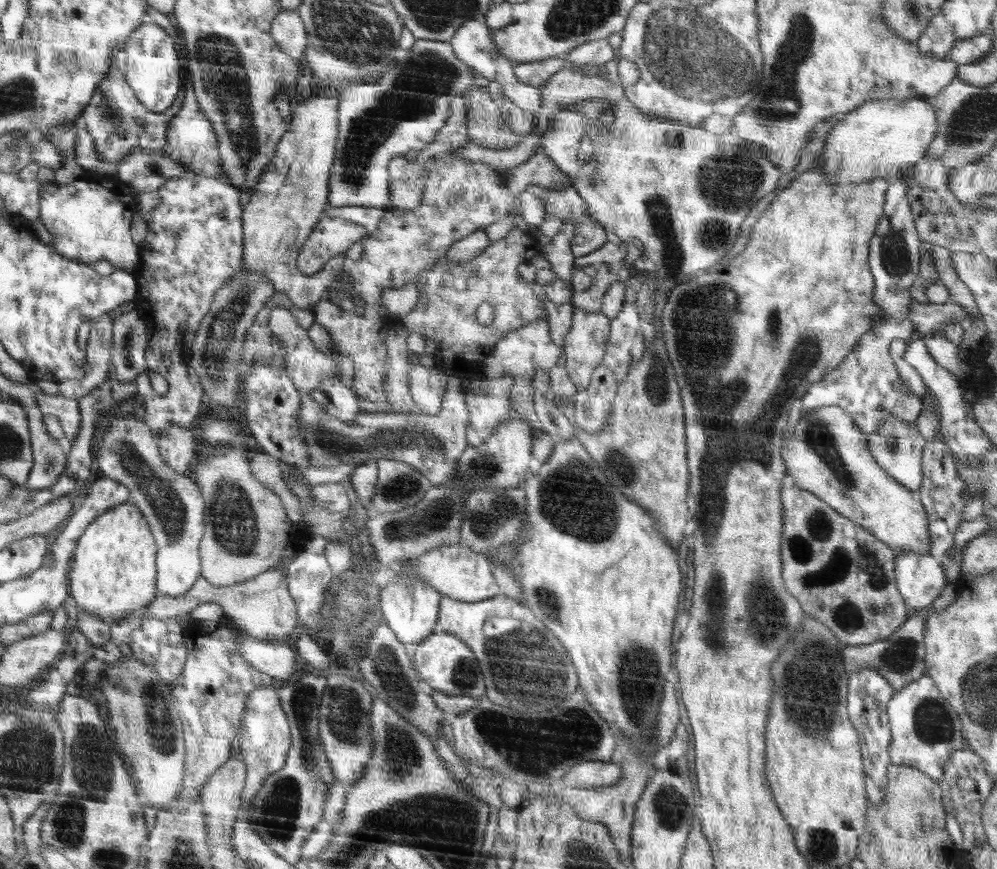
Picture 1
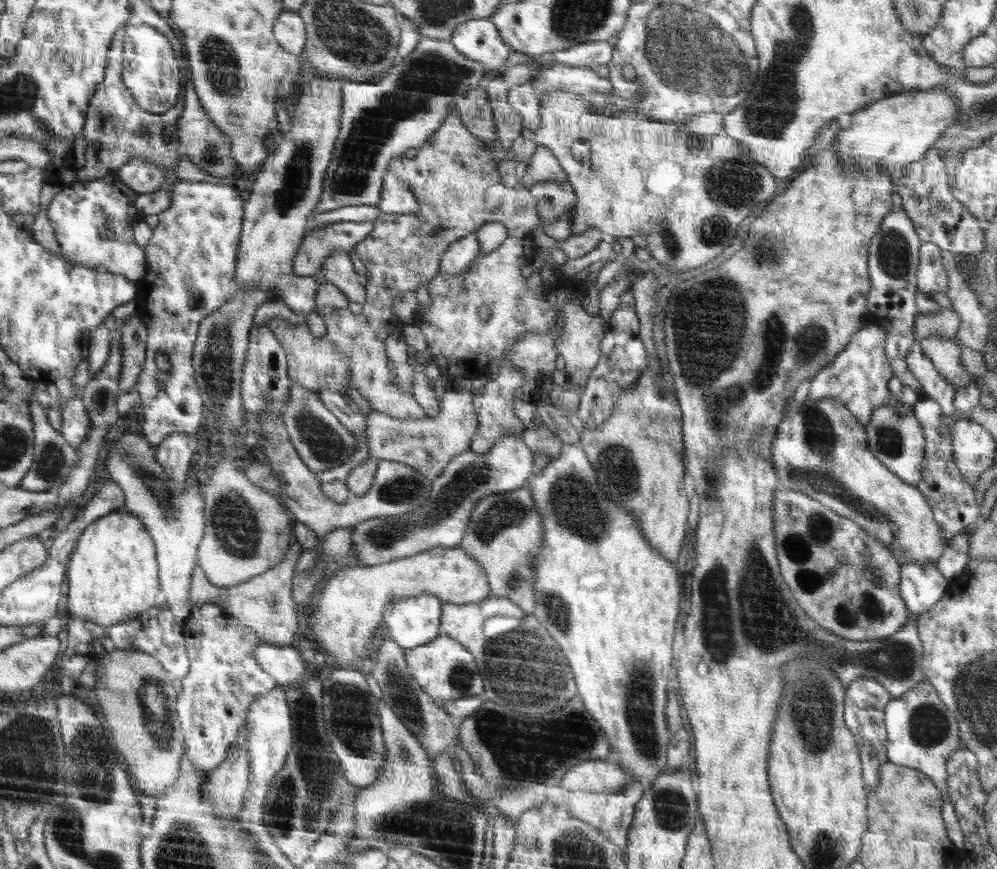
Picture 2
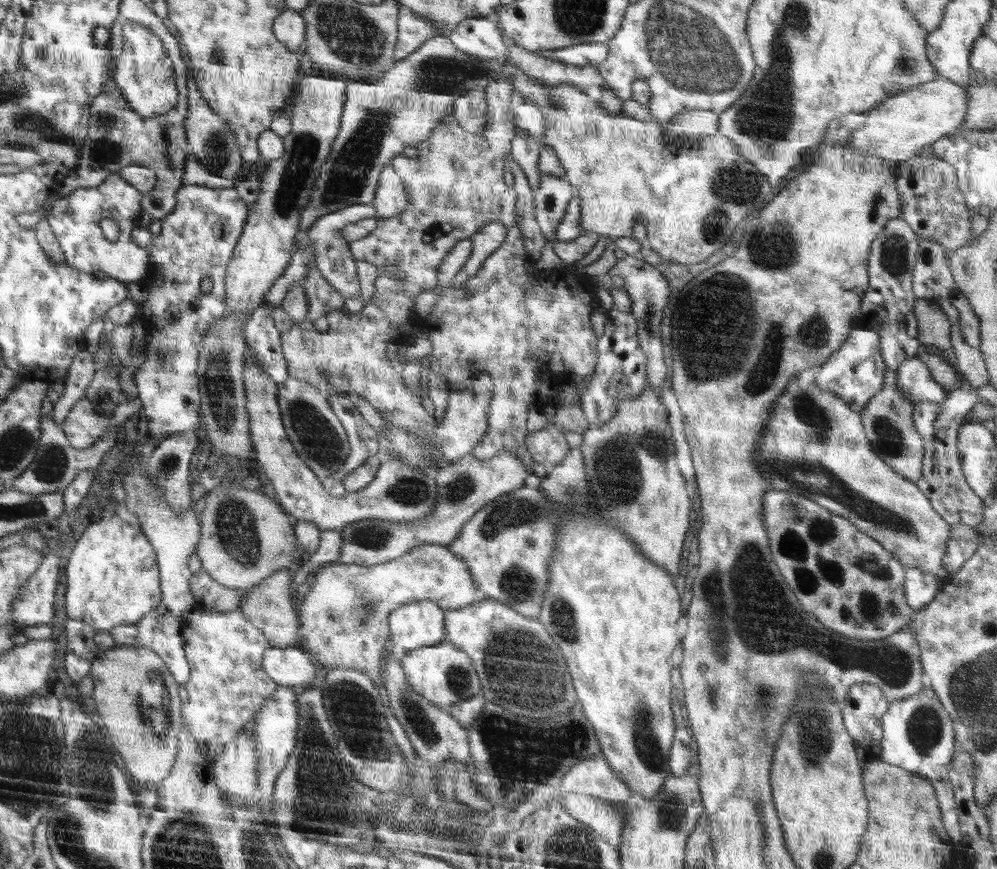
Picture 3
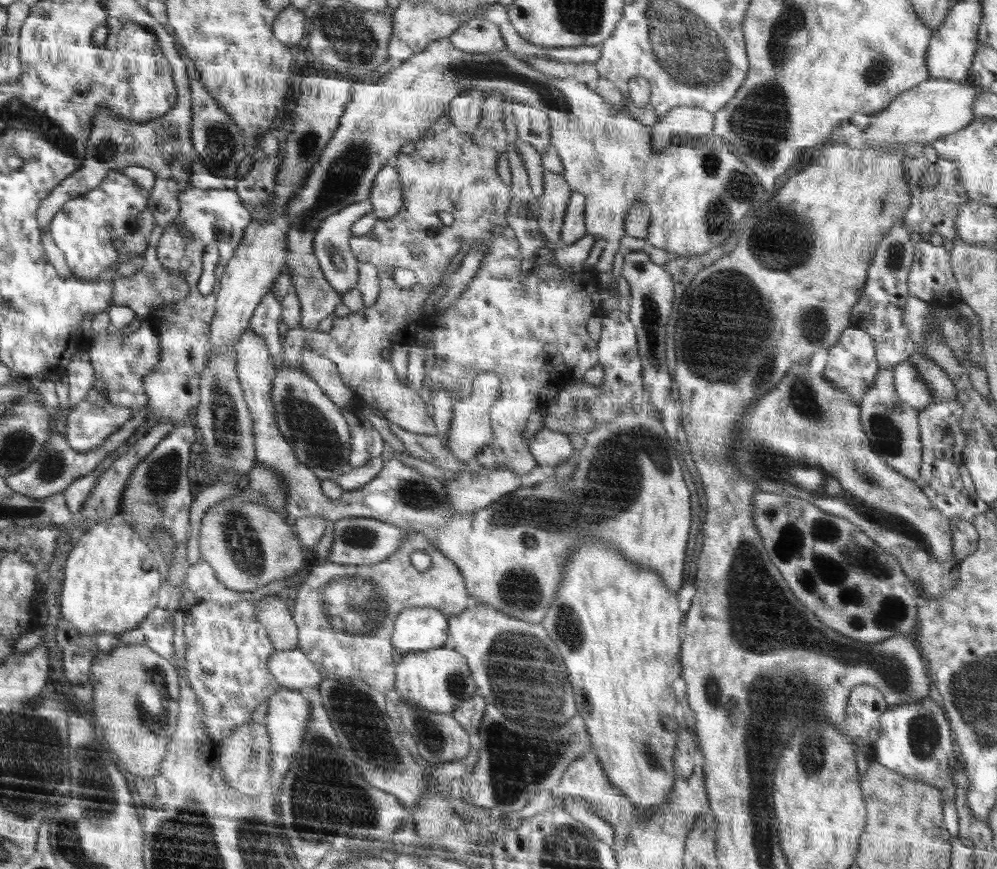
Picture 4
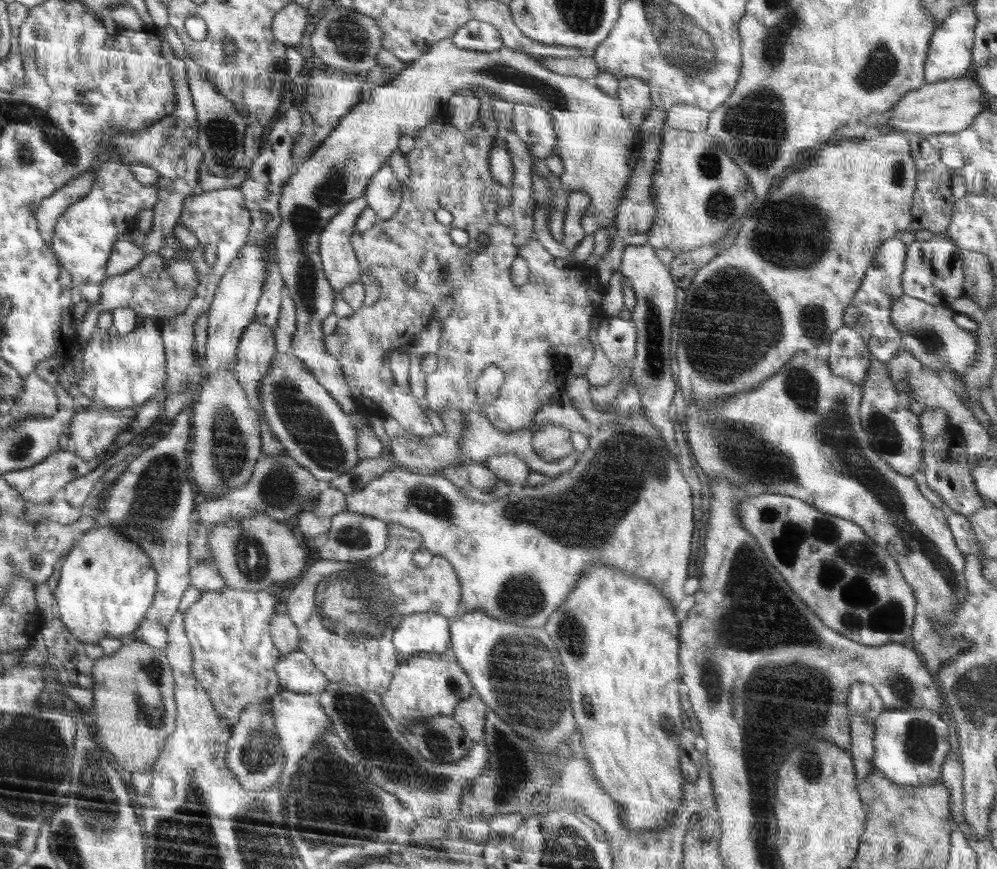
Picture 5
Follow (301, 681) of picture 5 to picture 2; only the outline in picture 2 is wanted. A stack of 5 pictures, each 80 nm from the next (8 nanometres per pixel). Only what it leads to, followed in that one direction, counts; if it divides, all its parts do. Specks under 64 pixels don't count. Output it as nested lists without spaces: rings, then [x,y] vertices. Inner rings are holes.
[[[262,641],[255,648],[254,656],[257,657],[258,664],[274,677],[277,684],[287,685],[288,682],[296,680],[300,682],[300,678],[304,678],[306,674],[302,655],[292,646],[274,646]]]

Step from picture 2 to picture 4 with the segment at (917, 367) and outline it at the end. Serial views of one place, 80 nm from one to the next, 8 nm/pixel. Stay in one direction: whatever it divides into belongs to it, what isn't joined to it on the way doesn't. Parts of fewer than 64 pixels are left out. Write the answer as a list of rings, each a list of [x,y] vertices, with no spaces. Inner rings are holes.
[[[900,362],[893,369],[894,386],[898,396],[909,408],[923,410],[933,399],[927,382],[917,375],[915,366],[908,362]]]

